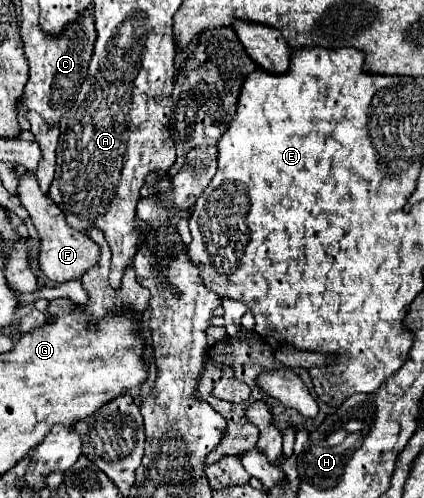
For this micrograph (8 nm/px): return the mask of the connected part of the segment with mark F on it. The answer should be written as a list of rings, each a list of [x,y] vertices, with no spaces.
[[[25,174],[19,182],[17,196],[21,198],[21,204],[29,212],[37,236],[39,236],[39,268],[41,272],[53,280],[53,282],[69,282],[69,280],[79,280],[89,268],[93,268],[99,260],[99,246],[85,234],[75,232],[73,228],[67,226],[65,214],[57,208],[57,204],[39,190],[35,174]]]

